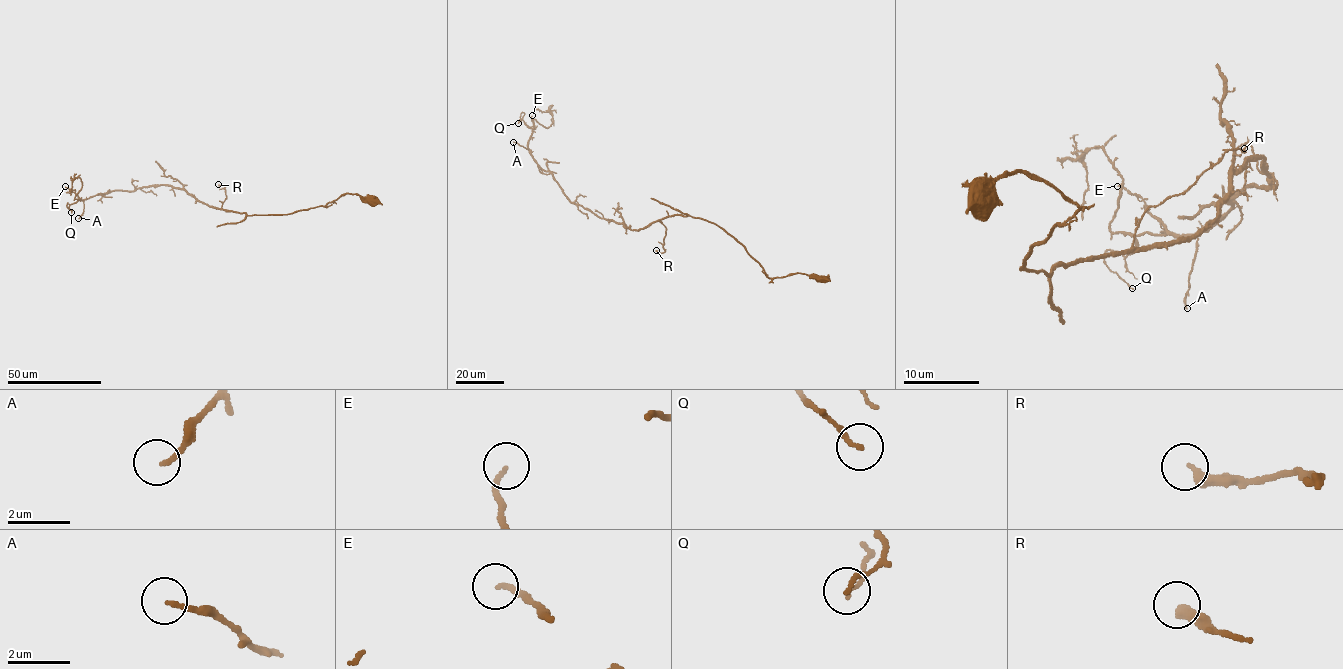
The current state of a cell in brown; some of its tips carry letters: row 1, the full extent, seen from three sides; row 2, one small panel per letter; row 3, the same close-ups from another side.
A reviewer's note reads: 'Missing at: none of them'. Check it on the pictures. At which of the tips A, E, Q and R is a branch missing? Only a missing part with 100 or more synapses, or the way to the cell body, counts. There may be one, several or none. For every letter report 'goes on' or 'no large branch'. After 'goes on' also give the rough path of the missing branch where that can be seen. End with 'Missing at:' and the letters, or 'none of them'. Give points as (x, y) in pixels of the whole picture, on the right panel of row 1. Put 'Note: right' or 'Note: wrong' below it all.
A: no large branch
E: no large branch
Q: no large branch
R: no large branch
Missing at: none of them
Note: right

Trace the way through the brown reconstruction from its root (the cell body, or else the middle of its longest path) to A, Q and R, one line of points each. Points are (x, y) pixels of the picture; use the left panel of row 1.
A: (372, 201), (344, 194), (291, 213), (247, 215), (151, 185), (93, 195), (78, 218)
Q: (372, 201), (344, 194), (291, 213), (247, 215), (151, 185), (67, 202), (71, 212)
R: (372, 201), (357, 194), (344, 194), (324, 206), (291, 213), (247, 215), (222, 210), (226, 186), (218, 184)

